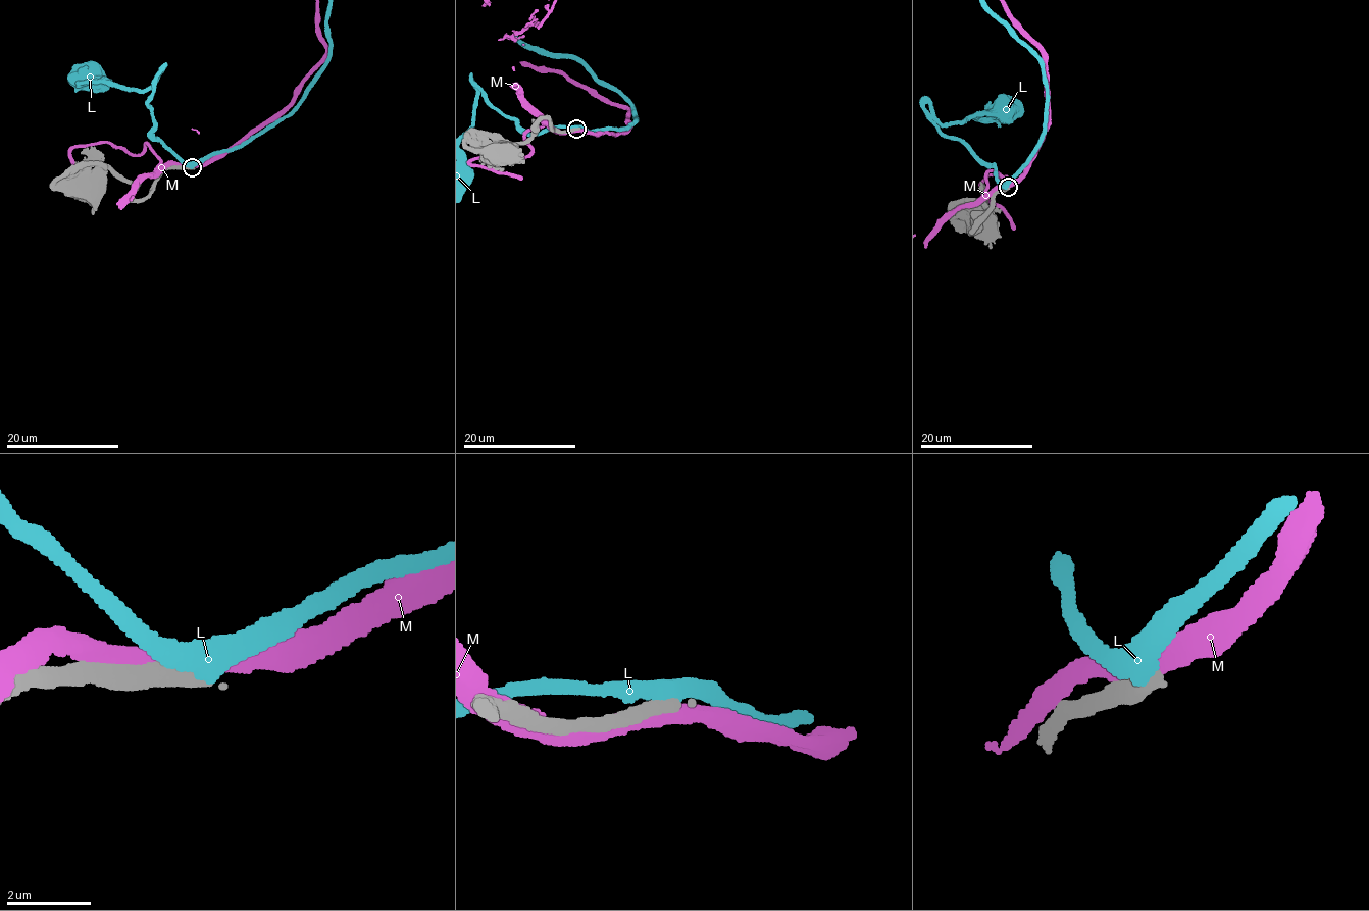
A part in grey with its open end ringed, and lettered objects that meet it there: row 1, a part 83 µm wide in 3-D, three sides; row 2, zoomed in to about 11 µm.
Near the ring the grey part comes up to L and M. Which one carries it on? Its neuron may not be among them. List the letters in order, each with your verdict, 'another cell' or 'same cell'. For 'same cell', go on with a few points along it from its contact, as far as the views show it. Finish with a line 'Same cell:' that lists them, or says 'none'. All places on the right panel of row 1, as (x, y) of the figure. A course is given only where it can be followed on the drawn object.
L: another cell
M: another cell
Same cell: none

